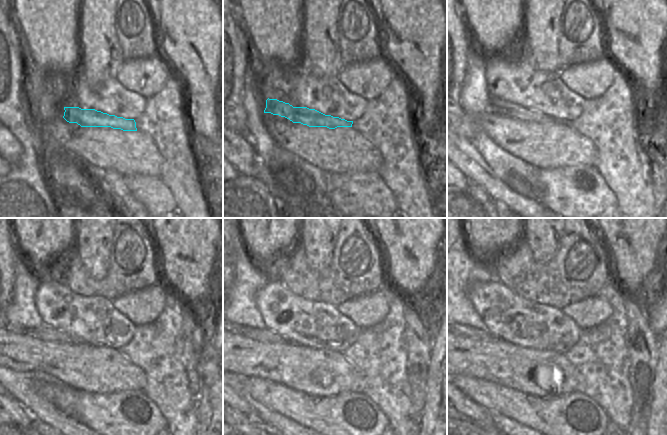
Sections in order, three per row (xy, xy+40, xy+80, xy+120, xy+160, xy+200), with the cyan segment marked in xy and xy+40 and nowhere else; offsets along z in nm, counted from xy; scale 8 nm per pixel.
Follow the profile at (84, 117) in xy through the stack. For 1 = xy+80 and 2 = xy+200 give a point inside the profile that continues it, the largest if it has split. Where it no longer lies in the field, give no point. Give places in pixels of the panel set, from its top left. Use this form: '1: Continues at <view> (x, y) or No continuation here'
1: Continues at xy+80 (497, 106)
2: Continues at xy+200 (467, 331).

